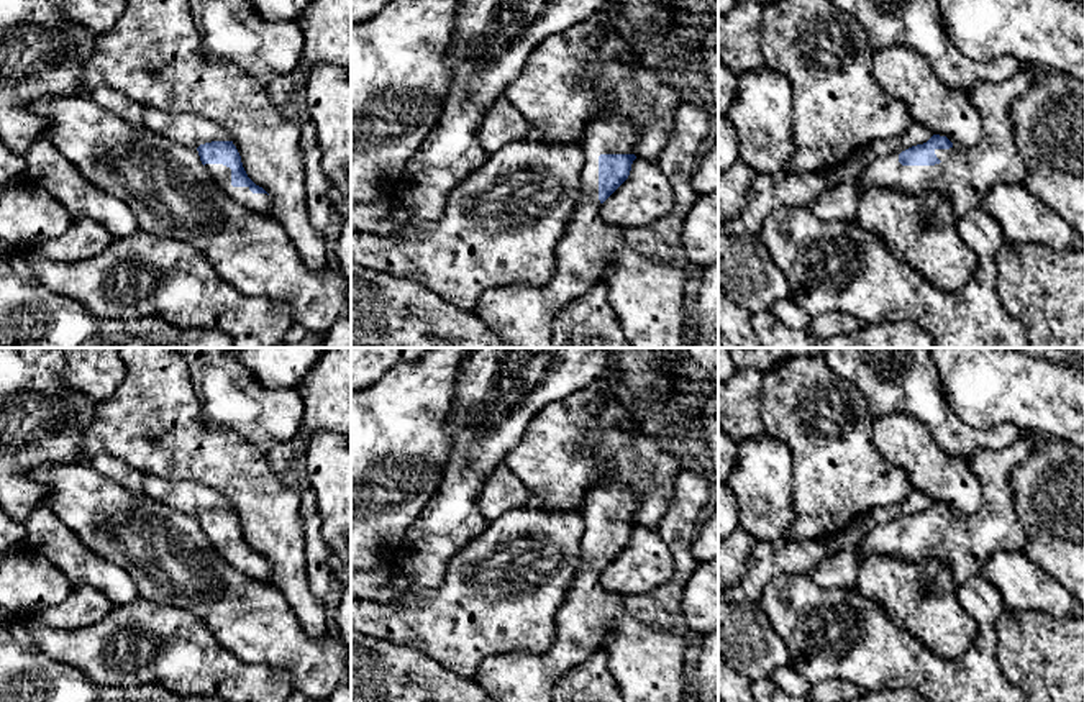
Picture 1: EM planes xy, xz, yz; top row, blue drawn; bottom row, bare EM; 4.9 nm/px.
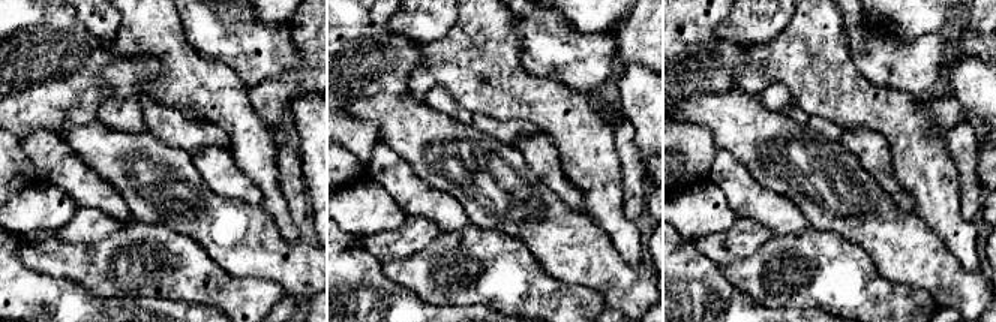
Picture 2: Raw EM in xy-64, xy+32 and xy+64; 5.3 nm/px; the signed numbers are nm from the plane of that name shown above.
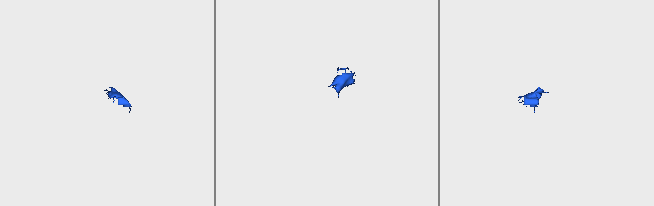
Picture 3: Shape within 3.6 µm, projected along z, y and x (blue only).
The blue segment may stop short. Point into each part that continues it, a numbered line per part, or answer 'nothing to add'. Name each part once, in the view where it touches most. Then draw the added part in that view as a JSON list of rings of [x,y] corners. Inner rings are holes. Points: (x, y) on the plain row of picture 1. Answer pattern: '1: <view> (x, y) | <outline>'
1: xz (584, 619) | [[[600,484],[587,492],[581,563],[556,610],[553,646],[540,654],[507,653],[484,659],[476,682],[495,700],[553,702],[553,687],[562,674],[600,651],[615,620],[625,615],[625,595],[600,584],[599,523],[633,522],[638,500],[623,484]]]

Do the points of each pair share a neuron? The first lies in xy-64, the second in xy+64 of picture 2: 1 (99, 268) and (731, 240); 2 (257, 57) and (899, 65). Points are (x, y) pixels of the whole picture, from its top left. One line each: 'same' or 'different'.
1: different
2: same

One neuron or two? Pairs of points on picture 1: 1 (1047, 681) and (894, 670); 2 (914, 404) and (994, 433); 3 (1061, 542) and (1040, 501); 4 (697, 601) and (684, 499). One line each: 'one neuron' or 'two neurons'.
1: two neurons
2: one neuron
3: one neuron
4: two neurons

